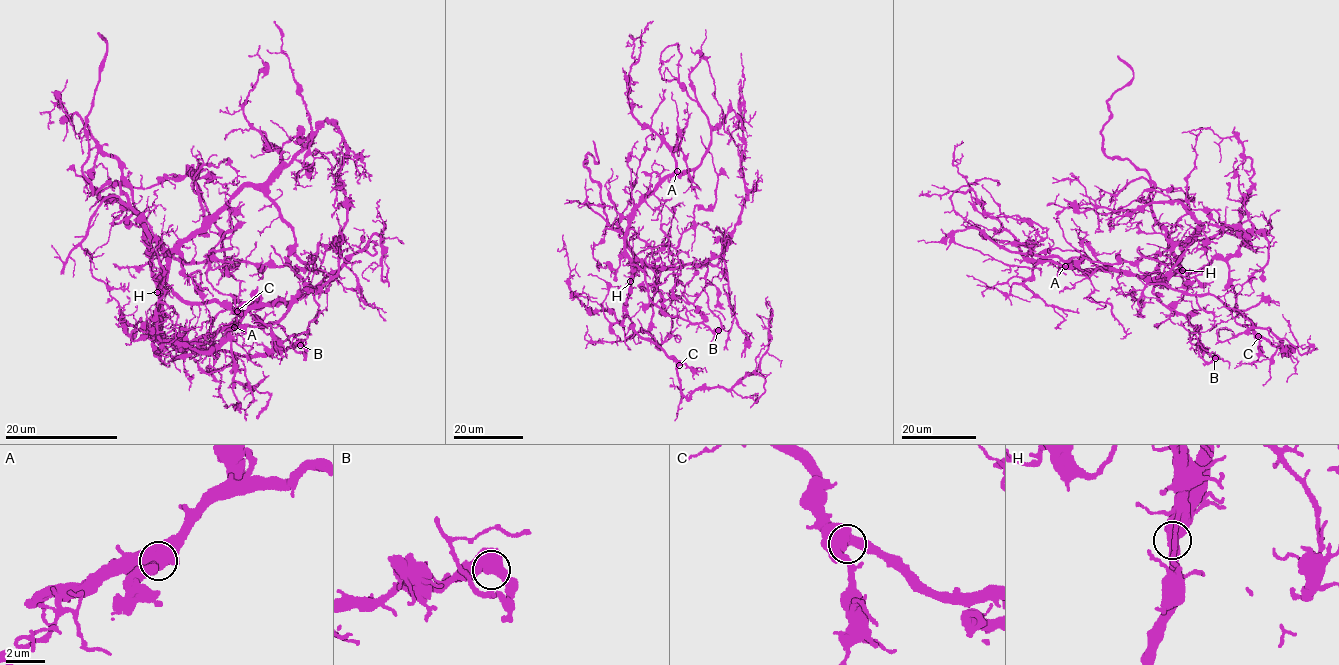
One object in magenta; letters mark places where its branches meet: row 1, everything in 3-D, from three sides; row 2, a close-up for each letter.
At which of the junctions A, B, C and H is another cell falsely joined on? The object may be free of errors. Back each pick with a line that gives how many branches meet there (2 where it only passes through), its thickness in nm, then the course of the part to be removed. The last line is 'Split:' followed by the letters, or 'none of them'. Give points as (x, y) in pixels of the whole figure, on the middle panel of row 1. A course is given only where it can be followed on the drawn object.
Split: none of them

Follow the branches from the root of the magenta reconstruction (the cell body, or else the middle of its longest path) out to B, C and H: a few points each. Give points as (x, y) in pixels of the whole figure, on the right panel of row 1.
B: (1160, 277), (1152, 293), (1165, 305), (1184, 314), (1199, 334), (1202, 347), (1215, 358)
C: (1160, 277), (1178, 272), (1196, 273), (1215, 259), (1222, 258), (1229, 270), (1235, 306), (1246, 316), (1258, 336)
H: (1160, 277), (1169, 277), (1182, 270)

